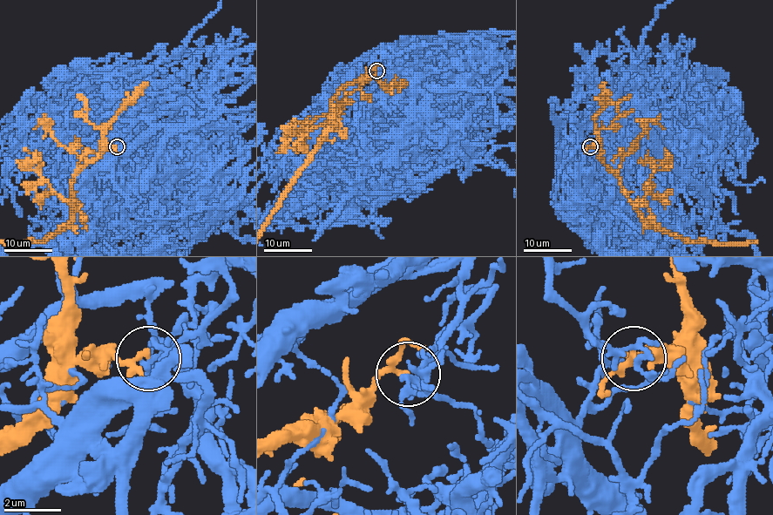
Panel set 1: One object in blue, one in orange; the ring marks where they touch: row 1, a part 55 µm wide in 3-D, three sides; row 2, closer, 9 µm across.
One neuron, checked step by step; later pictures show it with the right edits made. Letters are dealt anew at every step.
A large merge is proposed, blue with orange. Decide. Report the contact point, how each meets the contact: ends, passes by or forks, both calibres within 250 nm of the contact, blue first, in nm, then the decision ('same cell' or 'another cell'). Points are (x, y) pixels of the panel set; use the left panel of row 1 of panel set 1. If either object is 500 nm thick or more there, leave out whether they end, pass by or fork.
at (117, 146); blue forks there; orange forks there; 170 nm thick on the blue side, 120 nm on the other; another cell

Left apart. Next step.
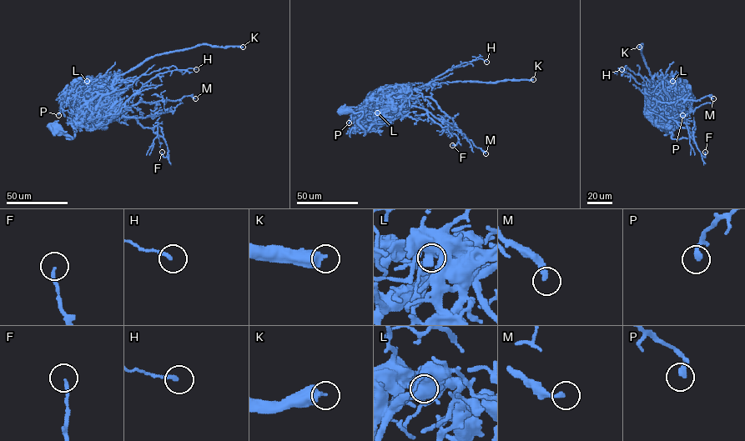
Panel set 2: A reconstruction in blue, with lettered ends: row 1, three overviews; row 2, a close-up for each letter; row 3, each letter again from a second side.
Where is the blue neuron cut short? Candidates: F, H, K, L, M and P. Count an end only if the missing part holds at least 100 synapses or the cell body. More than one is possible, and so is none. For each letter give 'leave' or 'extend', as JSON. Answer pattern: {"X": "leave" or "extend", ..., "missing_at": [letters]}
{"F": "leave", "H": "leave", "K": "extend", "L": "leave", "M": "leave", "P": "leave", "missing_at": ["K"]}

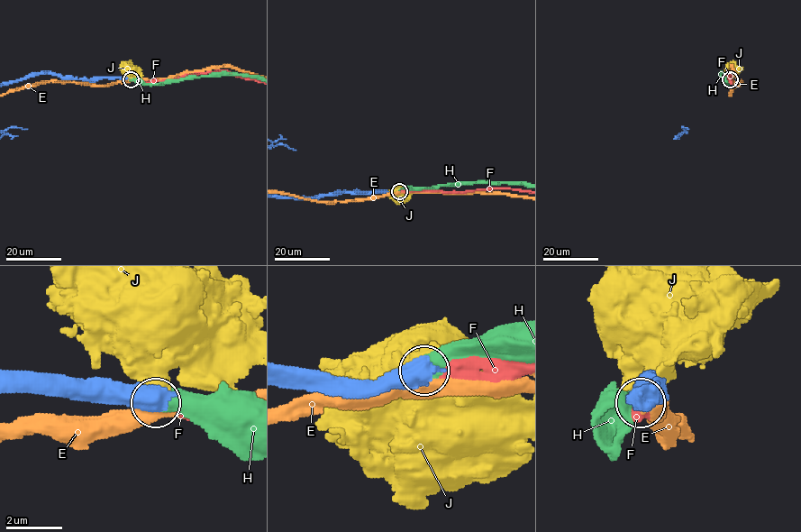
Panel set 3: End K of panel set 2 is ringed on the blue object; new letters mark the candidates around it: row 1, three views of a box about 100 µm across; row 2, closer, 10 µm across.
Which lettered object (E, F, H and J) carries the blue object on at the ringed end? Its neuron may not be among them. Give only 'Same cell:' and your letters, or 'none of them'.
Same cell: H

